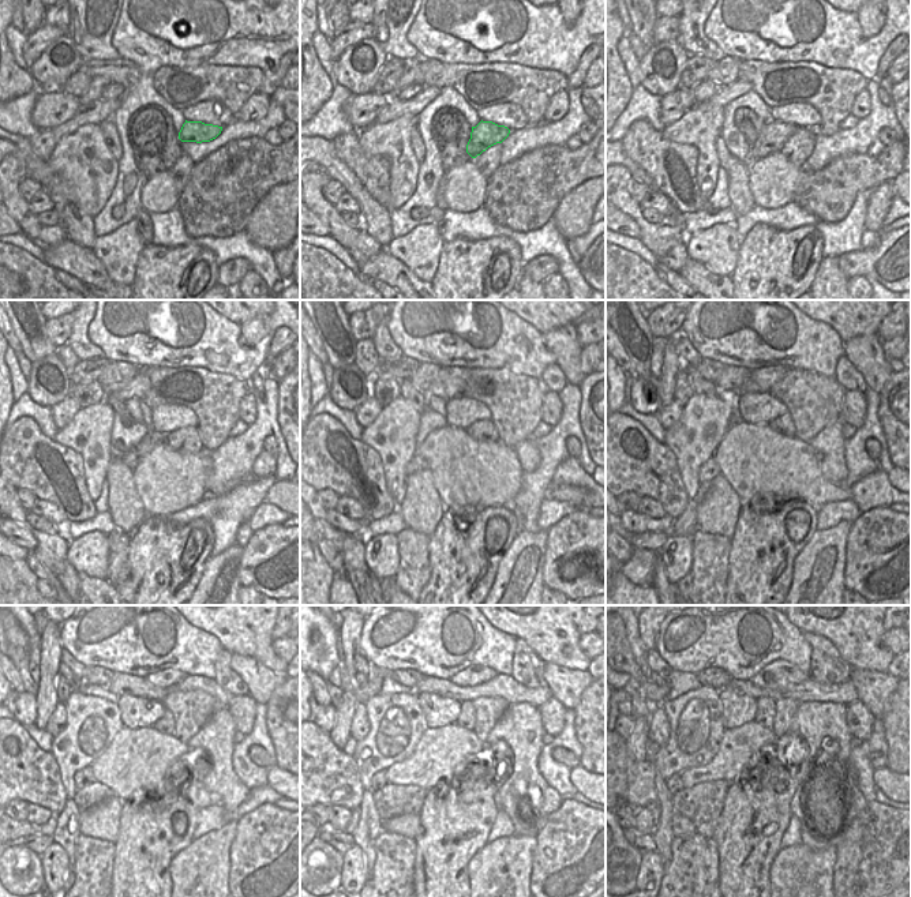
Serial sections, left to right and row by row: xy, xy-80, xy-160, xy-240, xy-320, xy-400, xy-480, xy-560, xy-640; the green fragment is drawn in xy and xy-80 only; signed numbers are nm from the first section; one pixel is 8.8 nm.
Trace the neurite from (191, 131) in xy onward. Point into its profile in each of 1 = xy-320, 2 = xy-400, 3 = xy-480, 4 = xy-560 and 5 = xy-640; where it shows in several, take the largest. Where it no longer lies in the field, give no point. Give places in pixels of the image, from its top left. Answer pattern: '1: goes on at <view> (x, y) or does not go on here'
1: goes on at xy-320 (416, 464)
2: goes on at xy-400 (708, 470)
3: goes on at xy-480 (83, 777)
4: goes on at xy-560 (378, 779)
5: goes on at xy-640 (674, 784)

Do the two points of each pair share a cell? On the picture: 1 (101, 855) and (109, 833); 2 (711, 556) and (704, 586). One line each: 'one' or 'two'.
1: two
2: one

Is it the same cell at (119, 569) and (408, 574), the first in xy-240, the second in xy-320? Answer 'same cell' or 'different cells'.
same cell

